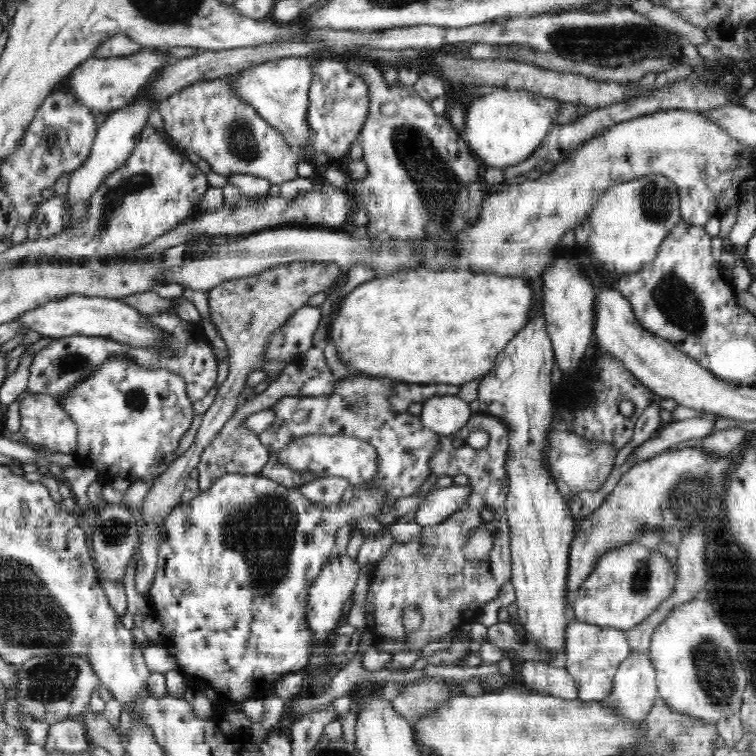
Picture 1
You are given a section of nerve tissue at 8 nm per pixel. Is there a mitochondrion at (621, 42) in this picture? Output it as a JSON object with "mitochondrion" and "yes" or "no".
{"mitochondrion":"yes"}

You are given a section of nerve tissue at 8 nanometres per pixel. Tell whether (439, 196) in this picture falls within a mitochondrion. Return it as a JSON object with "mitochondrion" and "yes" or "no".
{"mitochondrion":"yes"}

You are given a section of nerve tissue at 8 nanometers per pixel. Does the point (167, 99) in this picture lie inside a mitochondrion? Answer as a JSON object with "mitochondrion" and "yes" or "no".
{"mitochondrion":"no"}

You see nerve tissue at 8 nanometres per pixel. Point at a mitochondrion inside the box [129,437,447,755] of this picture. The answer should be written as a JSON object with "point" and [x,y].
{"point":[261,529]}

